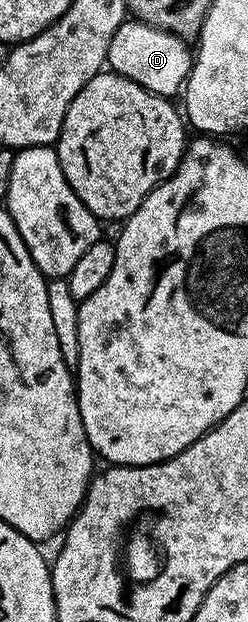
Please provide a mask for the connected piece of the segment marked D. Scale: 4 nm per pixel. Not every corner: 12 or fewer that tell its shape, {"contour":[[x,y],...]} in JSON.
{"contour":[[126,18],[107,64],[160,96],[184,89],[195,59],[180,36]]}

